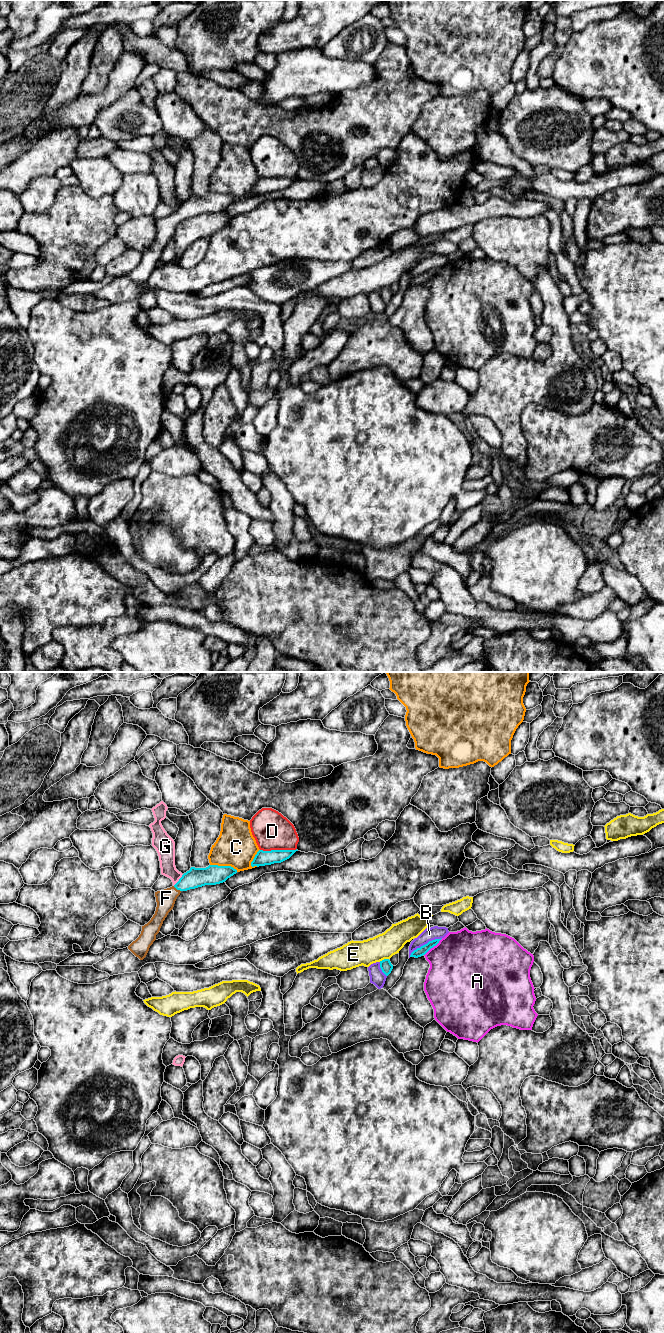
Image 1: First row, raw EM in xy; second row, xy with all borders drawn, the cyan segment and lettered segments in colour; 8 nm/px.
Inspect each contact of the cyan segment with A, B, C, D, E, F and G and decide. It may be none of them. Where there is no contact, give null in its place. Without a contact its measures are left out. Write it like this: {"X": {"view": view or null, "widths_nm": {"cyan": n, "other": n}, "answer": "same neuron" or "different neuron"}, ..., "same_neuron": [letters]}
{"A": {"view": "xy", "widths_nm": {"cyan": 70, "other": 480}, "answer": "different neuron"}, "B": {"view": "xy", "widths_nm": {"cyan": 70, "other": 110}, "answer": "different neuron"}, "C": {"view": "xy", "widths_nm": {"cyan": 160, "other": 320}, "answer": "different neuron"}, "D": {"view": "xy", "widths_nm": {"cyan": 120, "other": 300}, "answer": "different neuron"}, "E": {"view": "xy", "widths_nm": {"cyan": 90, "other": 200}, "answer": "different neuron"}, "F": {"view": "xy", "widths_nm": {"cyan": 160, "other": 150}, "answer": "same neuron"}, "G": {"view": "xy", "widths_nm": {"cyan": 160, "other": 140}, "answer": "different neuron"}, "same_neuron": ["F"]}

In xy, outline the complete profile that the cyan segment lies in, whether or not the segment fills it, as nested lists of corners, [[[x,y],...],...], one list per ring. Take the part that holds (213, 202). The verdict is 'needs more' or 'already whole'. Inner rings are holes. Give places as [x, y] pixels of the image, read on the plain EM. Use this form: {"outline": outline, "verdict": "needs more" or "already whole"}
{"outline": [[[231,194],[191,195],[174,214],[155,220],[157,230],[155,242],[147,252],[142,254],[141,262],[128,274],[128,277],[140,288],[143,288],[156,268],[163,249],[173,237],[175,229],[182,219],[223,211],[236,201],[237,198]]], "verdict": "needs more"}

